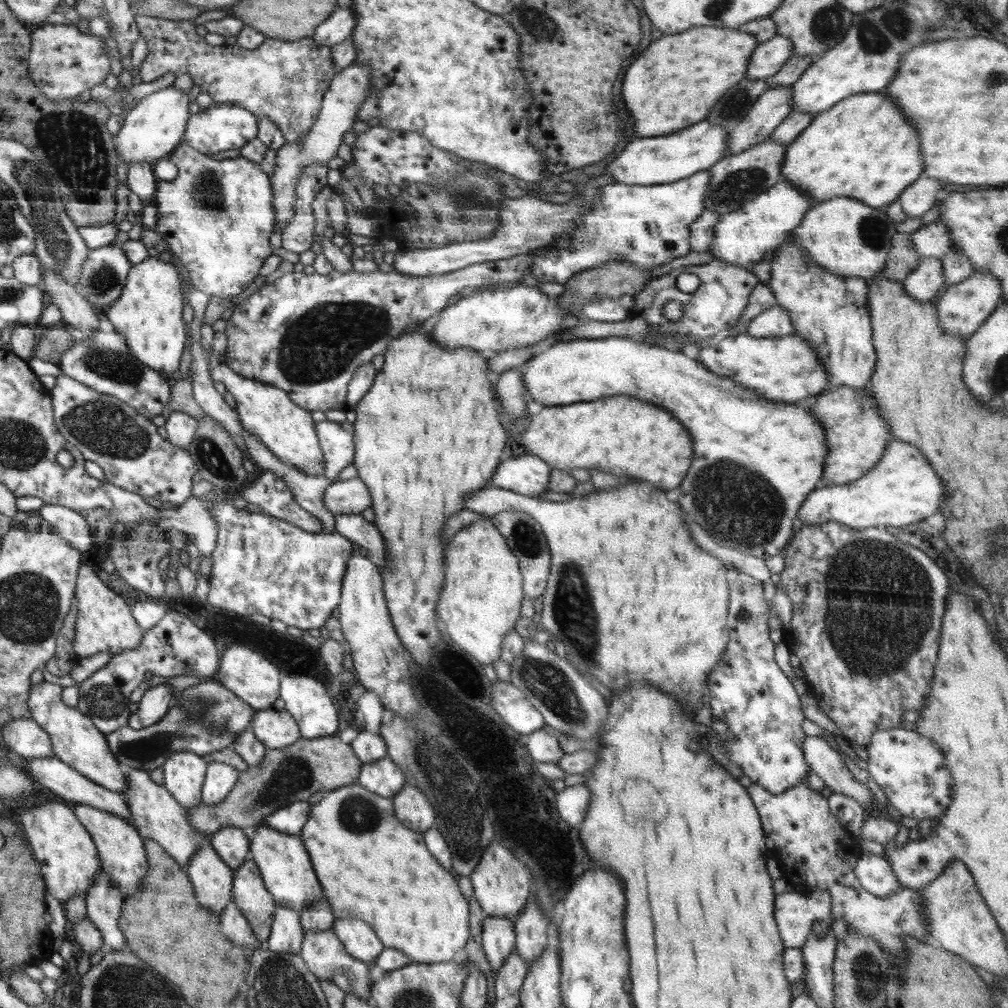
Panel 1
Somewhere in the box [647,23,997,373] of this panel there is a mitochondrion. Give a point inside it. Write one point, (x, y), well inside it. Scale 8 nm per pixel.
(733, 187)

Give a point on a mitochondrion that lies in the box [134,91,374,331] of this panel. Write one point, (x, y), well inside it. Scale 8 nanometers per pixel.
(206, 194)

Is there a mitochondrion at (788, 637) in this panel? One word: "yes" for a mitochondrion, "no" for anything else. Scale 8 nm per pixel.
no

